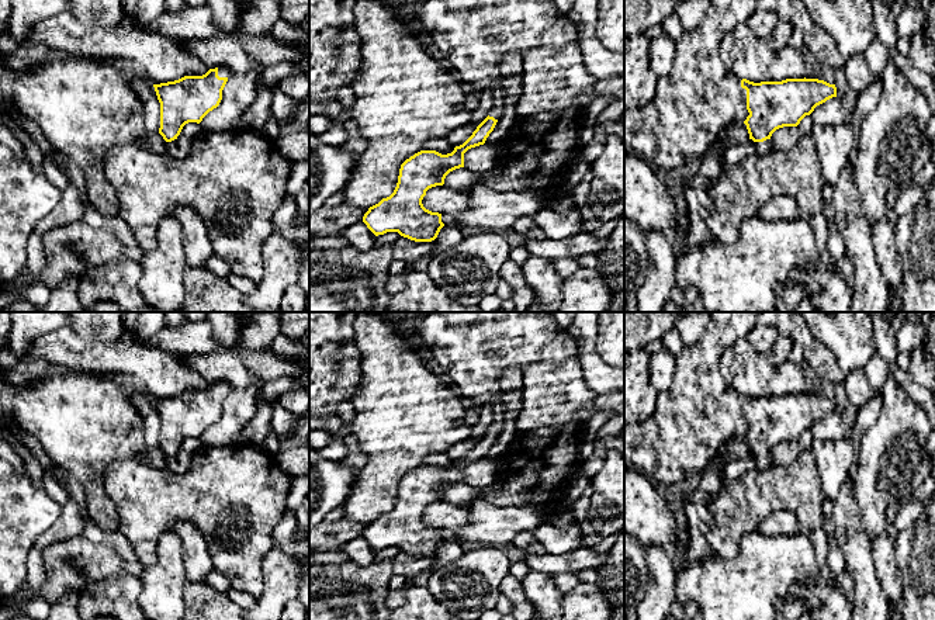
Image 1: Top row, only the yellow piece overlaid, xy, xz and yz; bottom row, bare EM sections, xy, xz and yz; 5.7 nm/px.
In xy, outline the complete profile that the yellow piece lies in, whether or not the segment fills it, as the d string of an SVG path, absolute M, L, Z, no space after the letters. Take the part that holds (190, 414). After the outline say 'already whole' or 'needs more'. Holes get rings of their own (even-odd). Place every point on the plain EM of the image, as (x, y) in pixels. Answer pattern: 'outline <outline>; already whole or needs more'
outline M215 382L202 391L184 391L174 396L153 399L160 418L159 448L163 454L177 454L186 439L200 439L217 423L231 389L225 382Z; needs more

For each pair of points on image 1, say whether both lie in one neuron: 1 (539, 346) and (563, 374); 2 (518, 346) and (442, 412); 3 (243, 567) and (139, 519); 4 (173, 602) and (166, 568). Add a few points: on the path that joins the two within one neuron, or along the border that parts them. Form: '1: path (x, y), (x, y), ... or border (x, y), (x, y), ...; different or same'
1: border (578, 356), (558, 363), (536, 362), (522, 374); different
2: border (453, 387), (468, 405); different
3: path (256, 523), (246, 499), (183, 504); same
4: path (166, 593), (166, 577); same

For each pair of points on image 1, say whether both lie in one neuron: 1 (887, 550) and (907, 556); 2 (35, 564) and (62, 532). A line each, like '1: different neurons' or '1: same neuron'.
1: different neurons
2: same neuron

